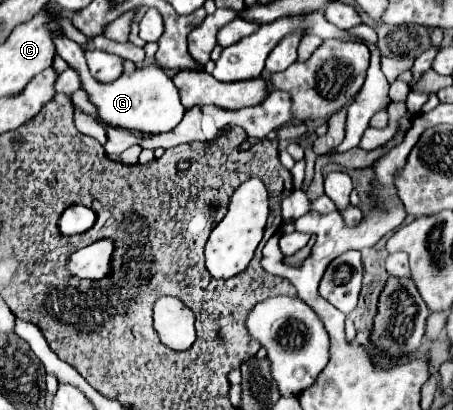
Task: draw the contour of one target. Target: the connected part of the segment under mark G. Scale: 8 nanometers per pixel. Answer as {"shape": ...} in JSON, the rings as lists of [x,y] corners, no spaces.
{"shape":[[[56,32],[52,34],[54,44],[58,54],[72,66],[78,70],[80,78],[82,78],[82,88],[88,92],[90,100],[98,106],[98,118],[110,126],[120,126],[120,128],[136,128],[148,134],[162,134],[162,132],[170,132],[174,126],[178,126],[178,122],[184,116],[184,106],[180,104],[180,96],[178,96],[178,88],[174,86],[172,78],[156,64],[138,68],[134,74],[126,74],[120,76],[118,80],[110,82],[110,84],[98,84],[90,74],[88,74],[88,66],[86,66],[86,58],[84,58],[84,50],[70,40],[66,34]]]}

